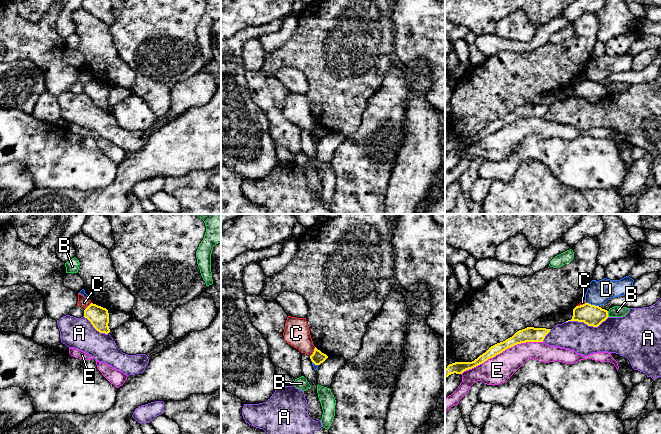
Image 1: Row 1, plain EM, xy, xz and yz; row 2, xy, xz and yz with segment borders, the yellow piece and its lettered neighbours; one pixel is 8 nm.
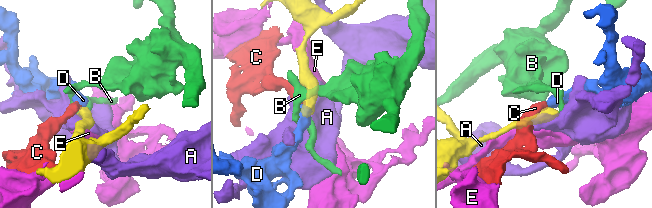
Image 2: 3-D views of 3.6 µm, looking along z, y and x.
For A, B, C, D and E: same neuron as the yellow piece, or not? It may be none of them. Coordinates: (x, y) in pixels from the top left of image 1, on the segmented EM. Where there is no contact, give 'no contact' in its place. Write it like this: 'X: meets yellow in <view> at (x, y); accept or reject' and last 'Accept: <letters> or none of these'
A: meets yellow in yz at (587, 324); reject
B: meets yellow in yz at (607, 314); reject
C: meets yellow in xz at (313, 352); reject
D: meets yellow in yz at (592, 305); reject
E: meets yellow in yz at (501, 352); reject
Accept: none of these

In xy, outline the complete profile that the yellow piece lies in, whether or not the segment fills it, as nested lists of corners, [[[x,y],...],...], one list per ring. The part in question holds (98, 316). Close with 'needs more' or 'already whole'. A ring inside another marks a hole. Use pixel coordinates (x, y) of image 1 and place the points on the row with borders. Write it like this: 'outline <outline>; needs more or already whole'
outline [[[91,303],[84,310],[84,317],[87,318],[93,327],[100,333],[108,334],[110,332],[108,326],[109,313],[106,308]]]; already whole

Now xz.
outline [[[316,347],[314,349],[313,354],[310,356],[311,361],[315,364],[315,365],[320,365],[321,363],[323,363],[326,359],[328,358],[328,356],[324,353],[322,353],[320,350],[318,350]]]; already whole

